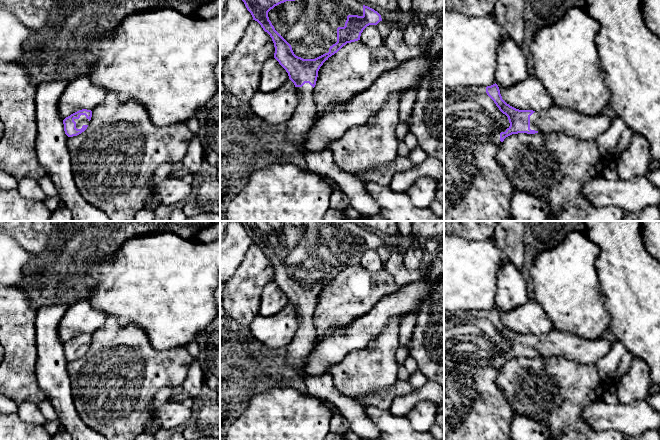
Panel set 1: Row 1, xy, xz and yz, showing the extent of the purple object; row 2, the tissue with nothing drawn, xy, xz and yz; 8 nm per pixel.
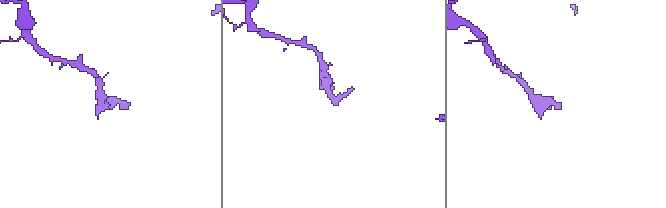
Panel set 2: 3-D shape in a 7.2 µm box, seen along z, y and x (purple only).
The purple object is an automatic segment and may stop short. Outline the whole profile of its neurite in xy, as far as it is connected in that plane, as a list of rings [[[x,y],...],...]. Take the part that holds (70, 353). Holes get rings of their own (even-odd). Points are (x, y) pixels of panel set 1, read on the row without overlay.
[[[87,333],[79,334],[63,344],[64,355],[68,361],[73,361],[84,356],[92,341],[92,335]]]

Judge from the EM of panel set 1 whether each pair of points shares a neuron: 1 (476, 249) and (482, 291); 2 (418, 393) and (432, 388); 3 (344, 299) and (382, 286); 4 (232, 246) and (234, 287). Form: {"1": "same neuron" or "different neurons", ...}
{"1": "same neuron", "2": "same neuron", "3": "same neuron", "4": "different neurons"}

